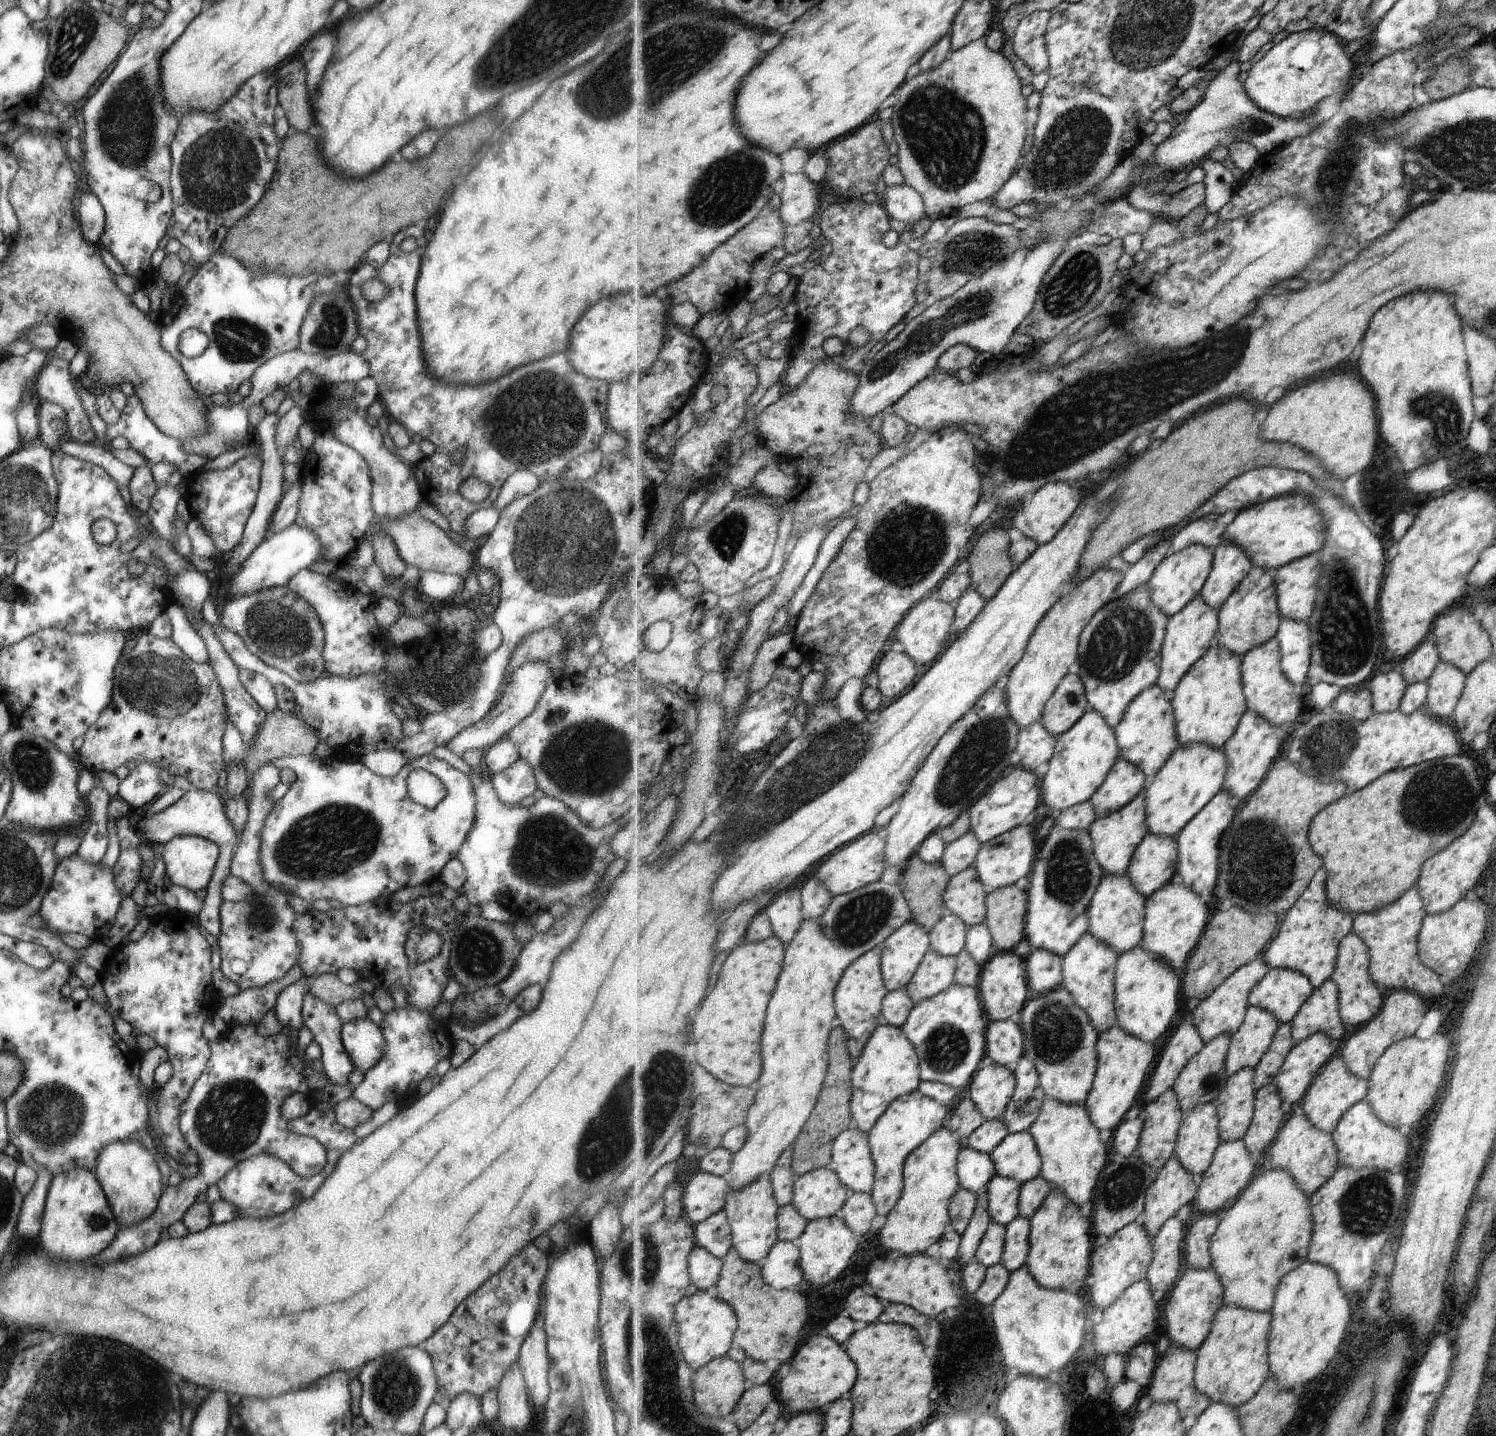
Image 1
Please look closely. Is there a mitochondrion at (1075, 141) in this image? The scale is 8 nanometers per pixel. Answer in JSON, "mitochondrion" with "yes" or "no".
{"mitochondrion":"yes"}

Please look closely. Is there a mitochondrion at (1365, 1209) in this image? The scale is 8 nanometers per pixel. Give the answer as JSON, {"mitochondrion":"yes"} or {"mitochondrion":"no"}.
{"mitochondrion":"yes"}

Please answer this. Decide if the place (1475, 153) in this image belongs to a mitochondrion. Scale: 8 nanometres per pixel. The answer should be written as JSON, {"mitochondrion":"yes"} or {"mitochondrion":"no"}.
{"mitochondrion":"yes"}

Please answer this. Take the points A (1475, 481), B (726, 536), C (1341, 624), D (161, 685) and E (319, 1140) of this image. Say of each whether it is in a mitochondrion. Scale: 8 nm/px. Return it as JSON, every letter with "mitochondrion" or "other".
{"A":"other","B":"mitochondrion","C":"mitochondrion","D":"mitochondrion","E":"other"}

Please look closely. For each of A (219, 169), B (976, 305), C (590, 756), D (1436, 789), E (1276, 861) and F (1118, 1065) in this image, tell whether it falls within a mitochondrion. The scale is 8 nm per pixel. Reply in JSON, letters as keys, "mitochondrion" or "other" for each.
{"A":"mitochondrion","B":"mitochondrion","C":"mitochondrion","D":"mitochondrion","E":"mitochondrion","F":"other"}

